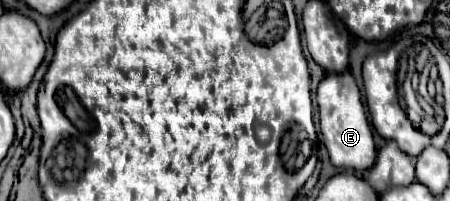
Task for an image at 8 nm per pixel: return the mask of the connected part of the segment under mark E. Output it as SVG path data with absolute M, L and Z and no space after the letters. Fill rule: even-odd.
M345 70L345 74L327 74L317 88L317 104L319 104L319 124L323 132L323 142L329 150L331 162L337 168L355 168L355 170L371 168L377 156L375 140L369 120L365 116L361 92L351 72Z

